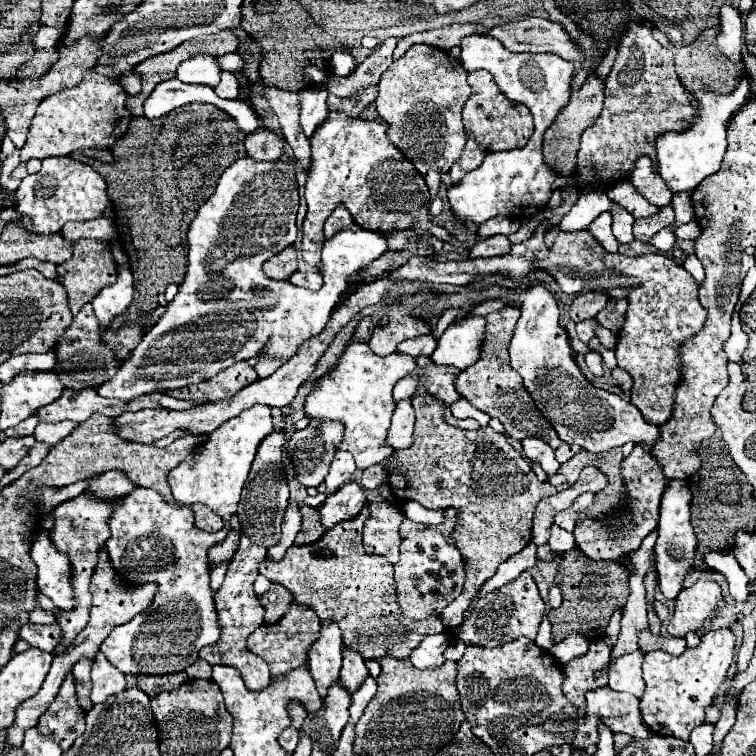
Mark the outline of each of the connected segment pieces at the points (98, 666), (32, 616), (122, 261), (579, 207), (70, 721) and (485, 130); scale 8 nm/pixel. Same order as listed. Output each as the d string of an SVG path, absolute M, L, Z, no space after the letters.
M101 653L95 657L91 679L93 679L91 693L93 703L103 703L107 697L121 693L125 689L125 675L119 673Z
M35 603L35 609L29 613L29 623L35 623L35 625L51 625L55 621L55 615L49 613L49 611L43 611L39 607L39 603Z
M117 243L111 249L113 249L115 263L119 267L119 277L113 285L101 289L101 293L93 299L93 311L97 315L101 329L107 329L109 323L117 315L121 315L133 299L133 275L131 275L131 269L129 269L129 259Z
M585 191L577 199L577 203L571 207L571 211L563 217L559 223L561 231L579 231L587 229L593 219L597 219L603 211L609 211L613 207L613 201L607 199L605 191Z
M73 673L65 675L61 689L49 709L39 717L37 729L41 735L53 739L63 751L67 751L73 741L85 731L85 711L81 711L75 695Z
M483 69L471 71L467 81L471 85L471 97L463 107L463 125L467 137L473 137L479 143L479 147L483 147L483 151L487 153L523 147L533 133L531 111L525 105L509 101L505 95L501 95L499 87L493 81L493 75L489 75Z

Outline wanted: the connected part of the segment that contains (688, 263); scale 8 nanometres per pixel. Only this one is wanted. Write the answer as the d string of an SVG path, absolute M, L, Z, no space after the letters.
M689 255L689 257L683 261L683 267L695 277L695 281L697 281L699 285L703 283L703 279L705 279L705 270L701 261L697 259L697 255Z

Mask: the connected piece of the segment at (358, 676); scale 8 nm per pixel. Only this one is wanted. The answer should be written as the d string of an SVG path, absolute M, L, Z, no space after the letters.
M345 649L343 651L343 667L341 667L341 685L353 693L365 679L367 675L367 667L363 657L357 651Z

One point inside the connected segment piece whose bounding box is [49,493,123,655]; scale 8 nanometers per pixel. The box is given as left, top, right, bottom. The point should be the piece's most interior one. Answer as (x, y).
(80, 528)

